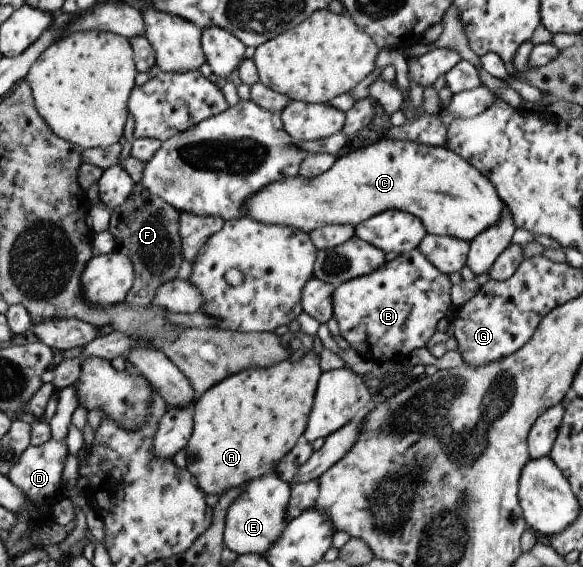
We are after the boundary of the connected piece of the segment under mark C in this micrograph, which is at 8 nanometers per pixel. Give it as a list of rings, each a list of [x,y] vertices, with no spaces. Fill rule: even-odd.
[[[379,139],[350,153],[337,156],[329,170],[312,179],[301,175],[280,178],[246,198],[245,218],[264,225],[281,225],[302,233],[323,225],[355,225],[384,210],[405,211],[421,221],[427,233],[449,235],[467,242],[499,220],[504,208],[495,187],[465,159],[445,147],[427,146],[415,141]]]

